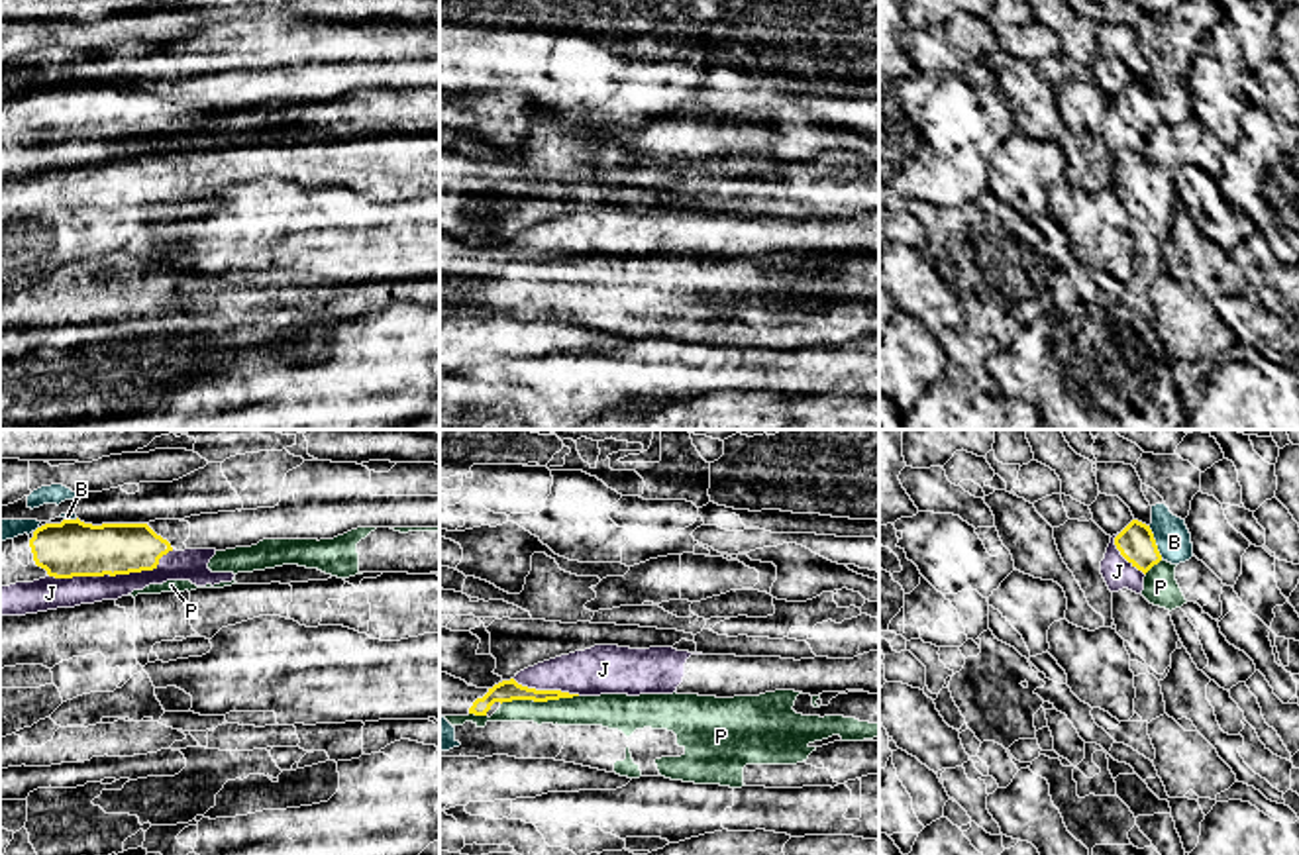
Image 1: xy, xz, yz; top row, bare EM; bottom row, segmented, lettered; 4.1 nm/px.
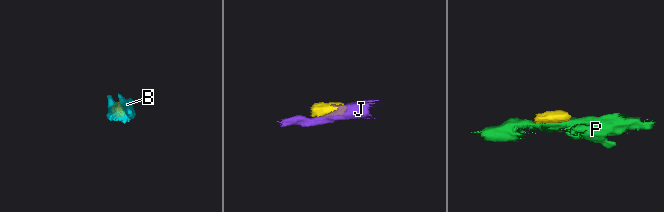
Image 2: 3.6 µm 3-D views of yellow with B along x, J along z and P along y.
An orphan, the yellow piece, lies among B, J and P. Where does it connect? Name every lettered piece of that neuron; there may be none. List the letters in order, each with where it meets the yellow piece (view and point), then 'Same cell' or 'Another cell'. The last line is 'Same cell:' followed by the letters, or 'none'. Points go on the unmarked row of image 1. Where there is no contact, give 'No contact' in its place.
B: Touches yellow at yz (1154, 102). Another cell
J: Touches yellow at xy (112, 136). Same cell
P: Touches yellow at xz (538, 261). Another cell
Same cell: J

